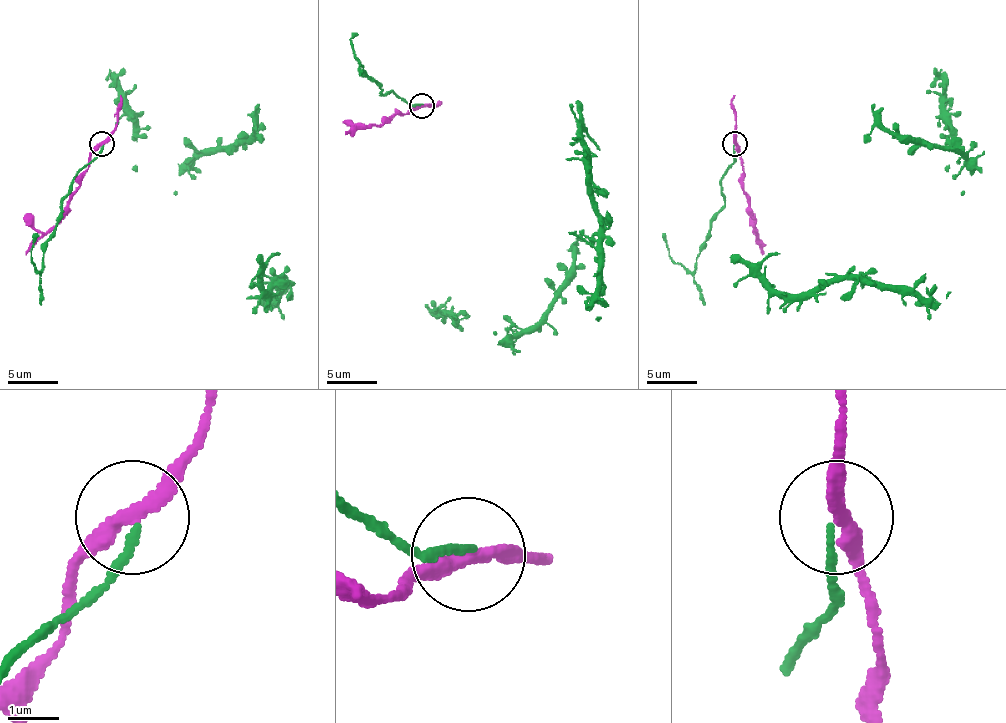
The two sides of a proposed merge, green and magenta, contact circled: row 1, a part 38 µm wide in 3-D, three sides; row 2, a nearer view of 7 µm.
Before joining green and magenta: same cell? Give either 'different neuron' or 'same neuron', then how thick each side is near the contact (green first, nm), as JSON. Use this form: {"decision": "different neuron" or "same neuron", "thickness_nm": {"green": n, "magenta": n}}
{"decision": "different neuron", "thickness_nm": {"green": 140, "magenta": 280}}

